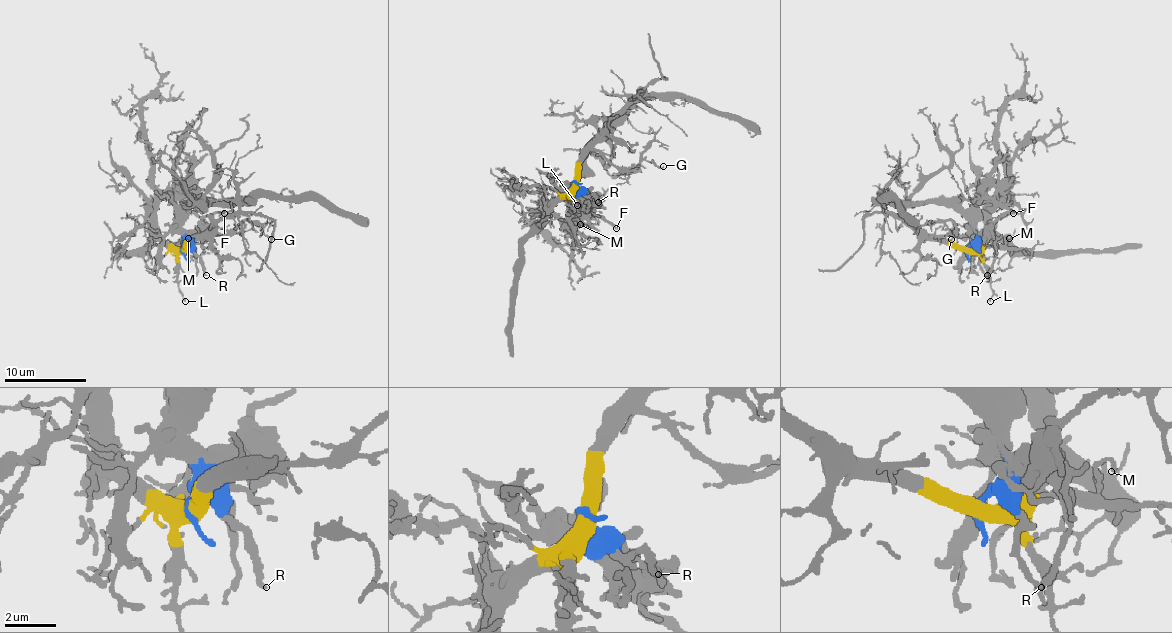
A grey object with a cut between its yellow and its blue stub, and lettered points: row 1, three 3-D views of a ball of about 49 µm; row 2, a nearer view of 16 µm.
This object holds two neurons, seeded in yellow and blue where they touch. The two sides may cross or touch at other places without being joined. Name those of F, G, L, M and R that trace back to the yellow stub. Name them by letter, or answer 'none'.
G, L, M

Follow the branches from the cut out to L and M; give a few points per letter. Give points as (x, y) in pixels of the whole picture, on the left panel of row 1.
L: (183, 251), (177, 257), (177, 273), (179, 292), (185, 300)
M: (183, 251), (177, 243), (187, 234), (187, 238)

